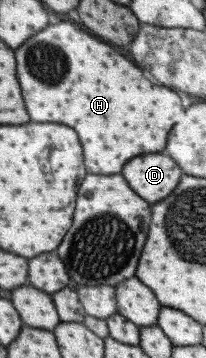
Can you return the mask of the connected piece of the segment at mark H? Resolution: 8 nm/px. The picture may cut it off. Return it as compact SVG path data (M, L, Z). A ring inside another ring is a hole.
M72 23L48 25L28 41L24 41L16 51L16 77L22 89L22 99L30 121L36 123L64 123L72 127L80 139L84 165L88 173L94 175L112 175L120 173L126 159L132 159L140 153L156 153L164 149L166 135L176 123L176 117L184 113L180 99L174 91L166 87L152 85L142 77L140 69L134 67L128 59L116 53L112 47L96 41L88 33L76 29Z

